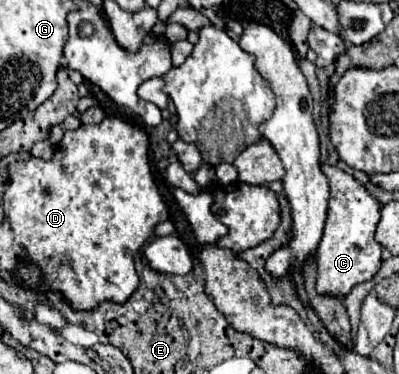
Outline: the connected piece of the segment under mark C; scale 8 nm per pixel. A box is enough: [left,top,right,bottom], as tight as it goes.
[317,164,383,296]

